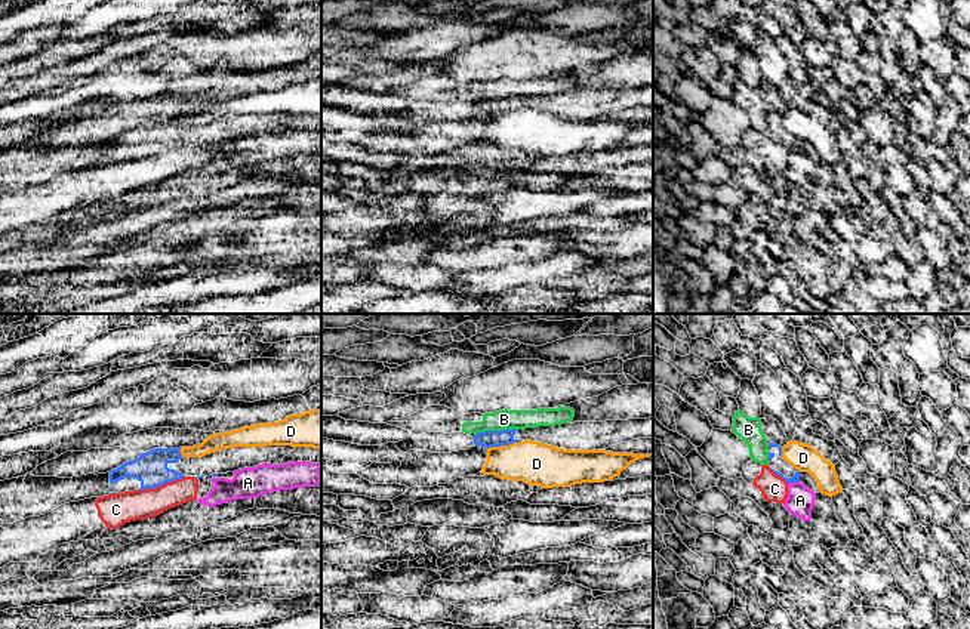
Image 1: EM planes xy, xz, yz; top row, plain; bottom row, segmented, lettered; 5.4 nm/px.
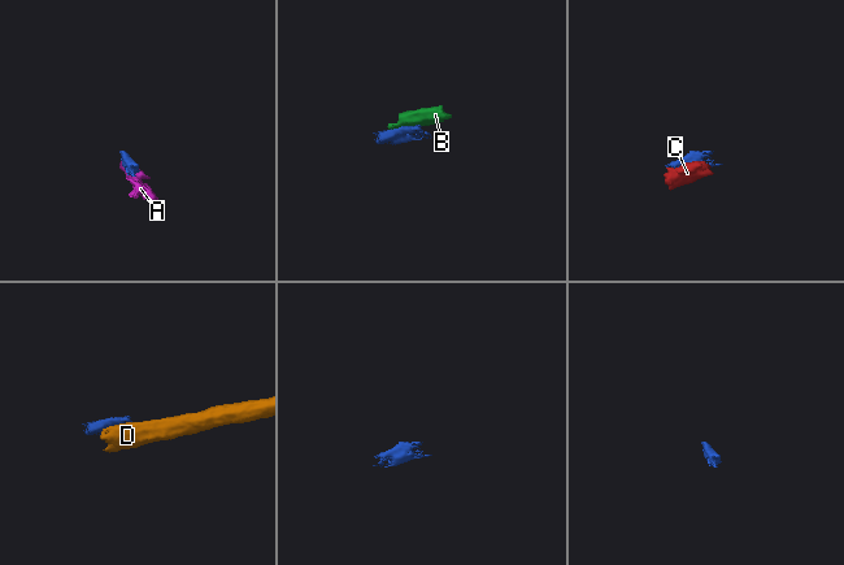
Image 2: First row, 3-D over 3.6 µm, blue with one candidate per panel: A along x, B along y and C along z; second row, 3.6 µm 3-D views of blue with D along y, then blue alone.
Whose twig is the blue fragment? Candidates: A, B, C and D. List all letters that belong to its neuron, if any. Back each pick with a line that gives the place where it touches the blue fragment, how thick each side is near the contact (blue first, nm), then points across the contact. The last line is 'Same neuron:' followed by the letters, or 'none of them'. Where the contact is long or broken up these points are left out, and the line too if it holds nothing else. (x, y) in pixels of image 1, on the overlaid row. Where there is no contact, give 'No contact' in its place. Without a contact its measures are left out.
Same neuron: none of them

